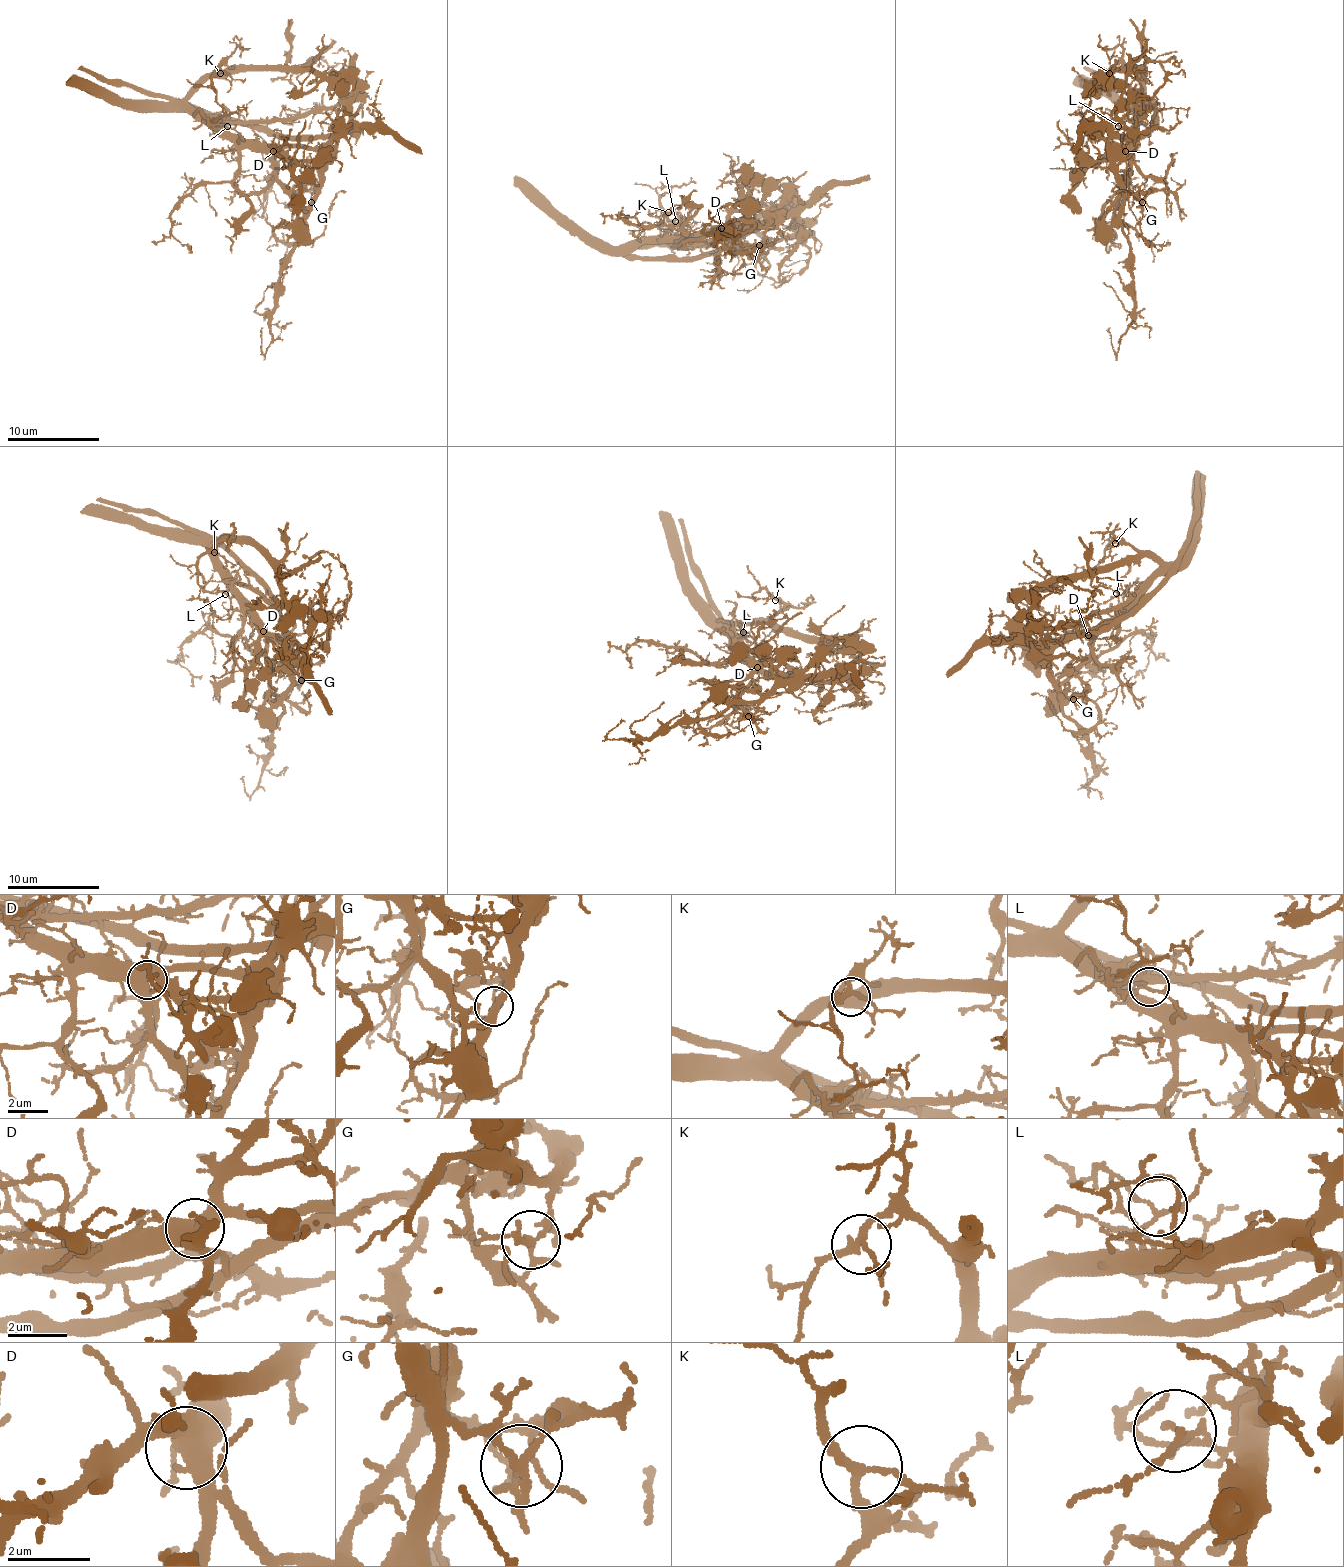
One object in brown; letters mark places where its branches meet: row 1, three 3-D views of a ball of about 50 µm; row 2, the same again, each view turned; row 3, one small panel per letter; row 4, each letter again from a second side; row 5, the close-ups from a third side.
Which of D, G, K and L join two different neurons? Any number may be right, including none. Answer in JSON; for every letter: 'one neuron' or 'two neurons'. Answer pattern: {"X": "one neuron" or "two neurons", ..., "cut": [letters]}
{"D": "one neuron", "G": "two neurons", "K": "one neuron", "L": "one neuron", "cut": ["G"]}

